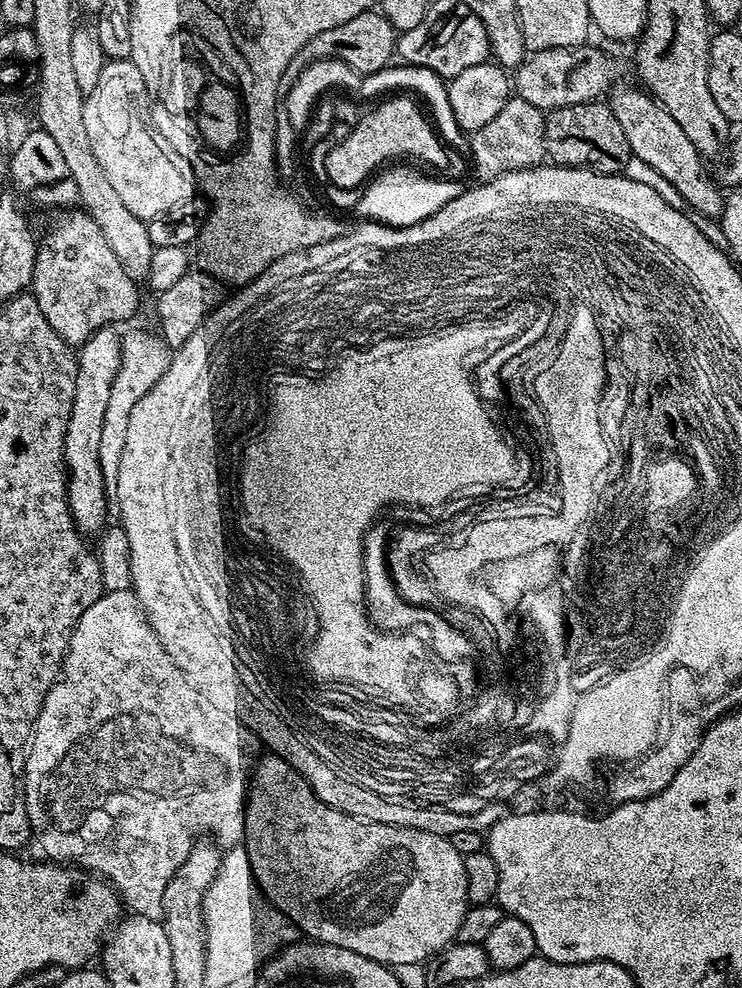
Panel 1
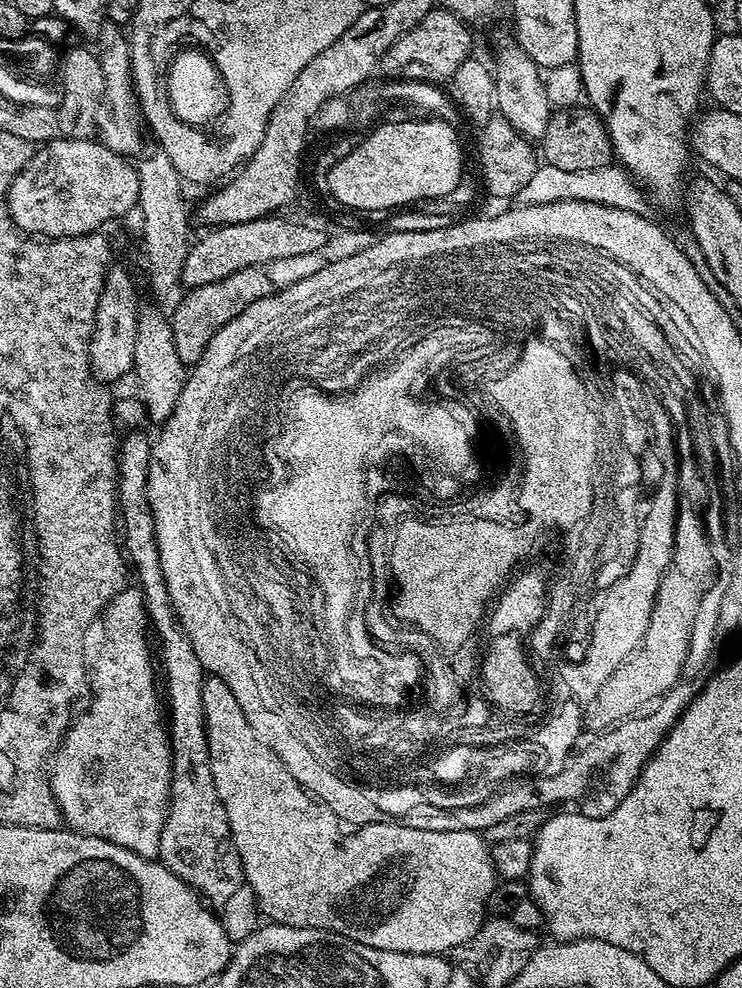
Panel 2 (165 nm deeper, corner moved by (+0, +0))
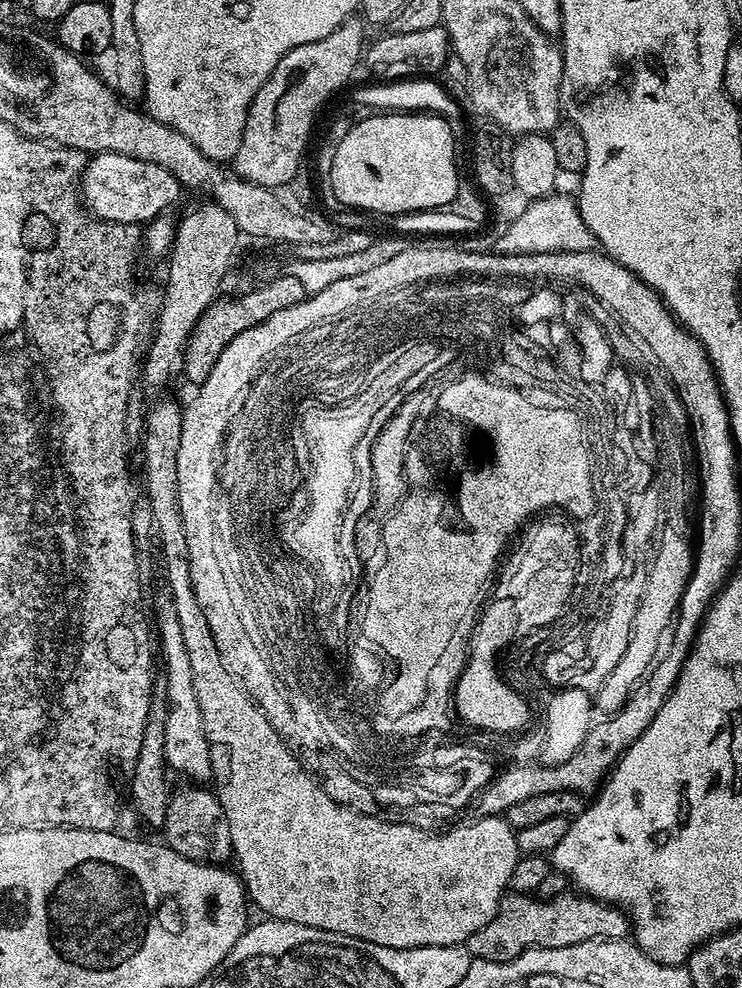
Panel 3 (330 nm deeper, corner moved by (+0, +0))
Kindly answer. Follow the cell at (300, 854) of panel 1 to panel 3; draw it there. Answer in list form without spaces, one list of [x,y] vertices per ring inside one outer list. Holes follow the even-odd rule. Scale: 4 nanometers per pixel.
[[[161,398],[151,405],[147,409],[146,417],[144,419],[142,443],[144,442],[144,486],[142,486],[142,492],[148,496],[150,500],[150,508],[153,510],[153,518],[155,520],[155,531],[158,533],[158,548],[164,551],[164,578],[163,581],[166,583],[168,591],[171,593],[171,598],[174,600],[175,613],[178,614],[178,623],[182,626],[183,644],[186,645],[186,651],[190,656],[191,673],[194,678],[194,691],[198,696],[198,705],[202,714],[202,726],[205,728],[206,742],[209,744],[209,754],[210,762],[212,763],[212,777],[211,779],[216,782],[214,786],[214,792],[216,796],[219,797],[222,810],[225,811],[226,820],[229,822],[230,826],[230,838],[232,839],[232,850],[234,853],[234,860],[240,863],[240,868],[238,867],[239,875],[242,877],[244,882],[244,887],[246,889],[246,896],[249,901],[252,900],[261,908],[262,911],[268,912],[269,917],[275,918],[277,920],[288,920],[292,924],[305,924],[308,928],[320,928],[324,932],[331,932],[333,934],[339,934],[344,938],[355,938],[358,940],[368,940],[371,944],[380,944],[383,948],[425,948],[426,946],[434,946],[435,944],[464,944],[467,940],[475,934],[478,930],[482,930],[482,926],[486,926],[486,922],[490,922],[496,917],[496,911],[500,908],[500,901],[505,895],[506,889],[508,888],[508,883],[510,882],[510,874],[514,874],[514,866],[519,862],[522,853],[519,850],[518,842],[516,841],[516,832],[513,831],[511,825],[504,816],[480,816],[476,818],[473,824],[460,824],[457,828],[452,828],[449,832],[440,832],[435,836],[432,832],[423,832],[420,828],[415,828],[412,824],[391,824],[388,820],[380,820],[379,815],[375,816],[364,816],[361,812],[355,812],[350,810],[346,806],[342,806],[338,802],[334,802],[334,798],[330,798],[330,794],[326,794],[322,790],[322,786],[318,781],[313,778],[309,772],[301,766],[299,755],[293,749],[289,748],[287,744],[284,743],[284,739],[278,735],[274,730],[274,726],[270,726],[270,722],[266,718],[266,714],[262,714],[262,710],[251,698],[246,694],[246,690],[242,690],[242,686],[237,682],[236,679],[230,674],[230,670],[226,670],[226,666],[222,662],[222,654],[218,654],[218,646],[214,642],[214,634],[210,634],[210,626],[206,623],[206,614],[202,614],[202,606],[198,606],[198,596],[194,594],[192,583],[190,582],[190,568],[188,566],[188,551],[186,550],[186,532],[182,530],[182,512],[178,506],[178,442],[182,442],[182,418],[184,417],[184,410],[181,401],[167,400],[167,398]]]

